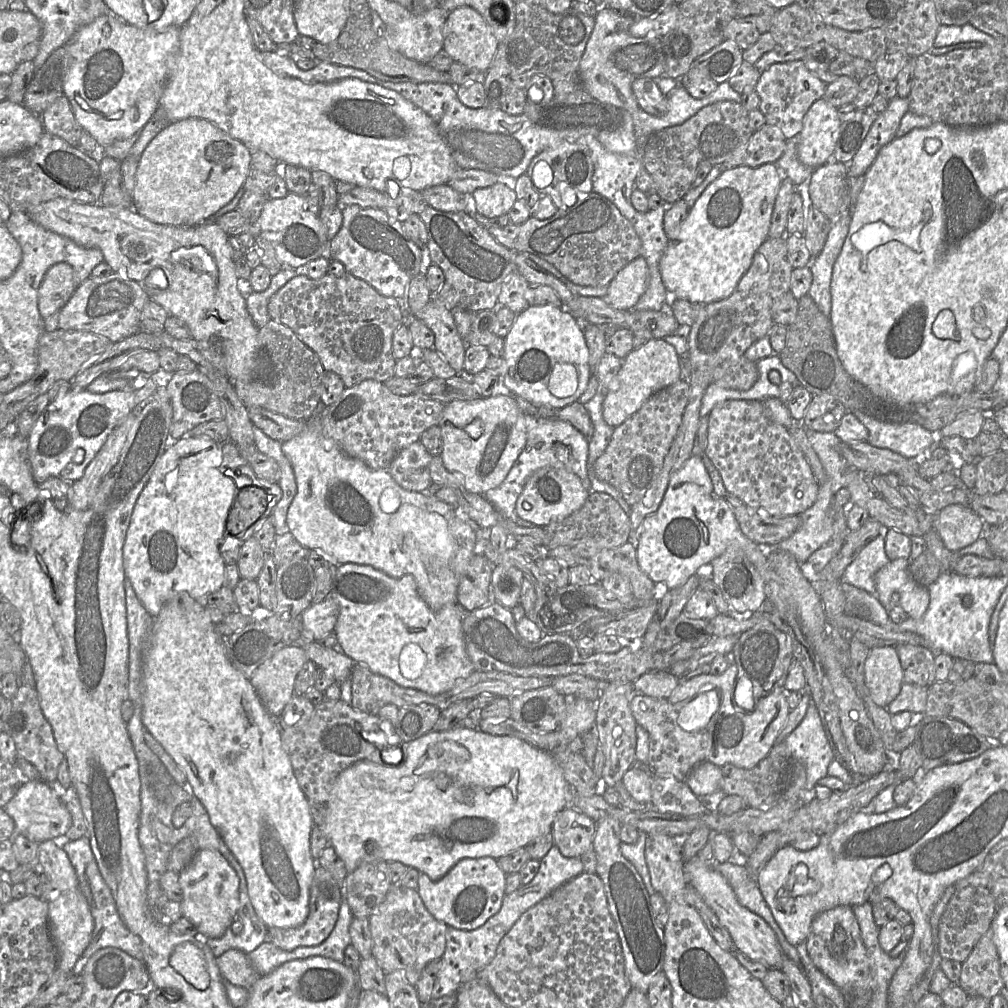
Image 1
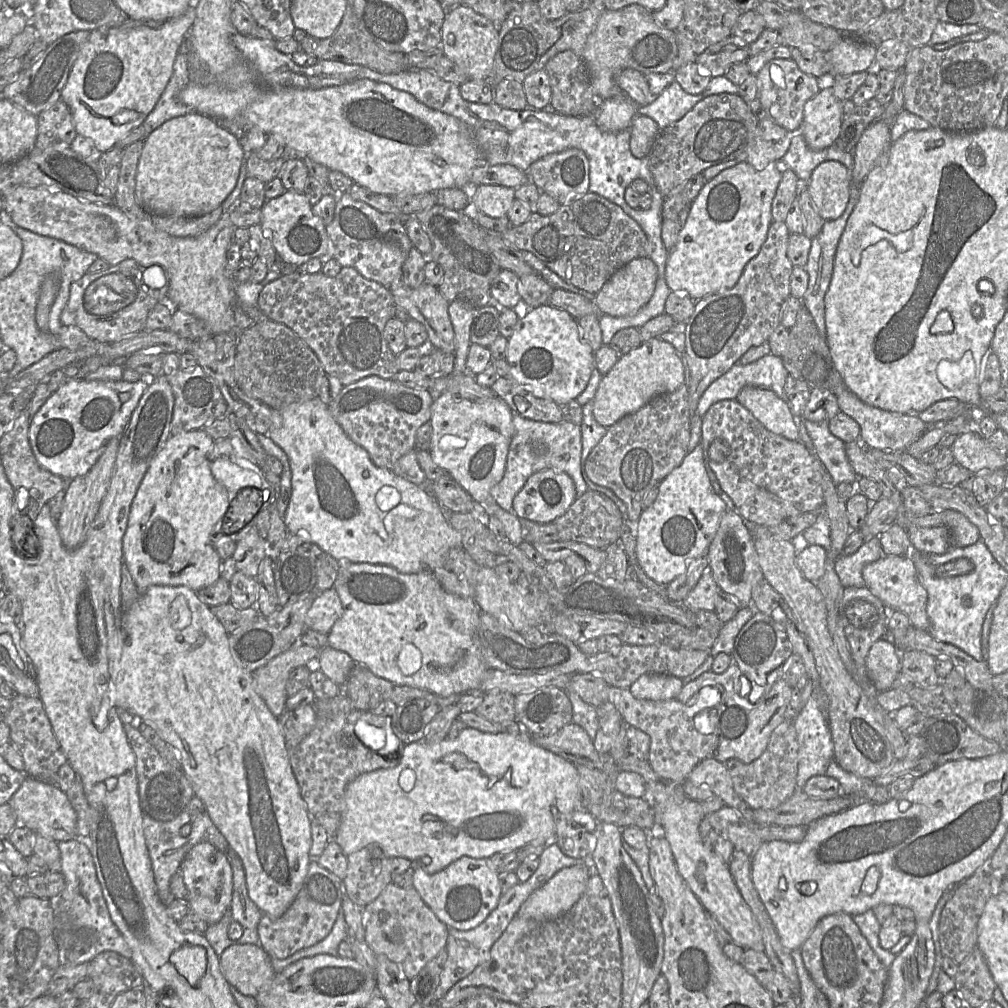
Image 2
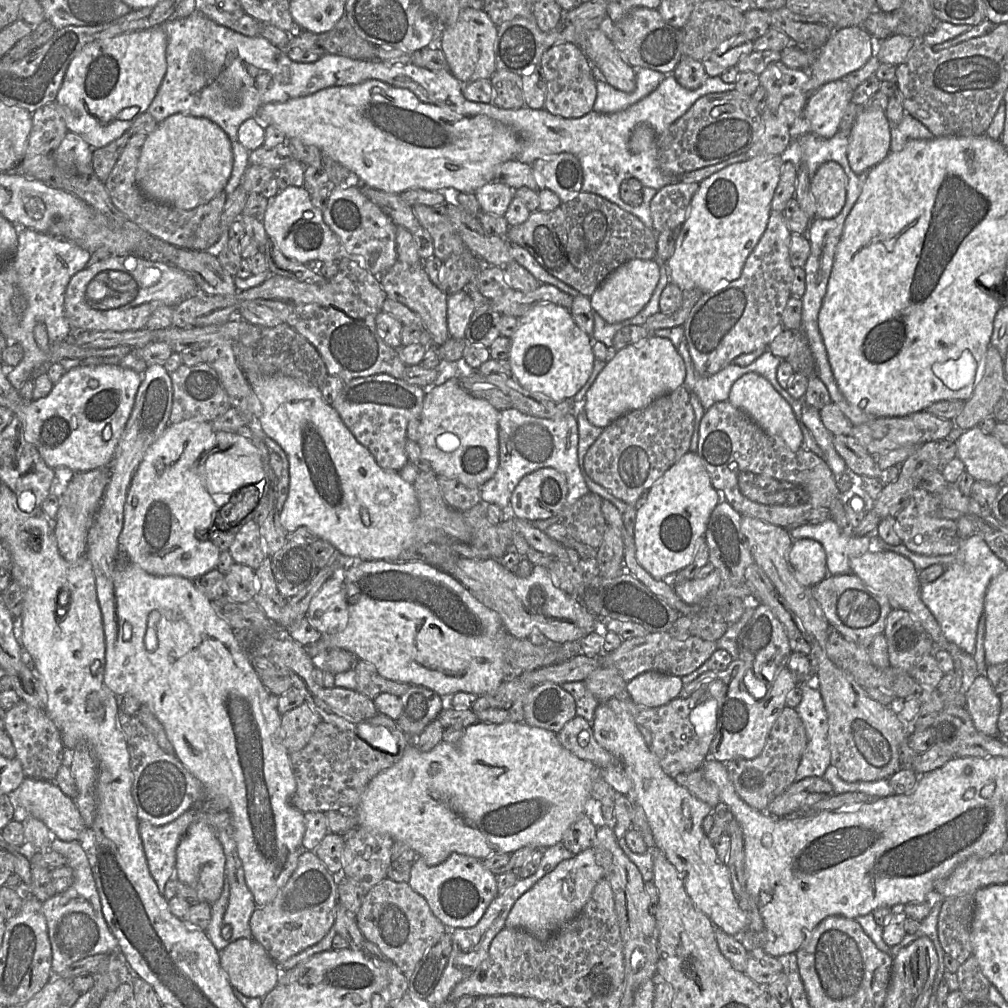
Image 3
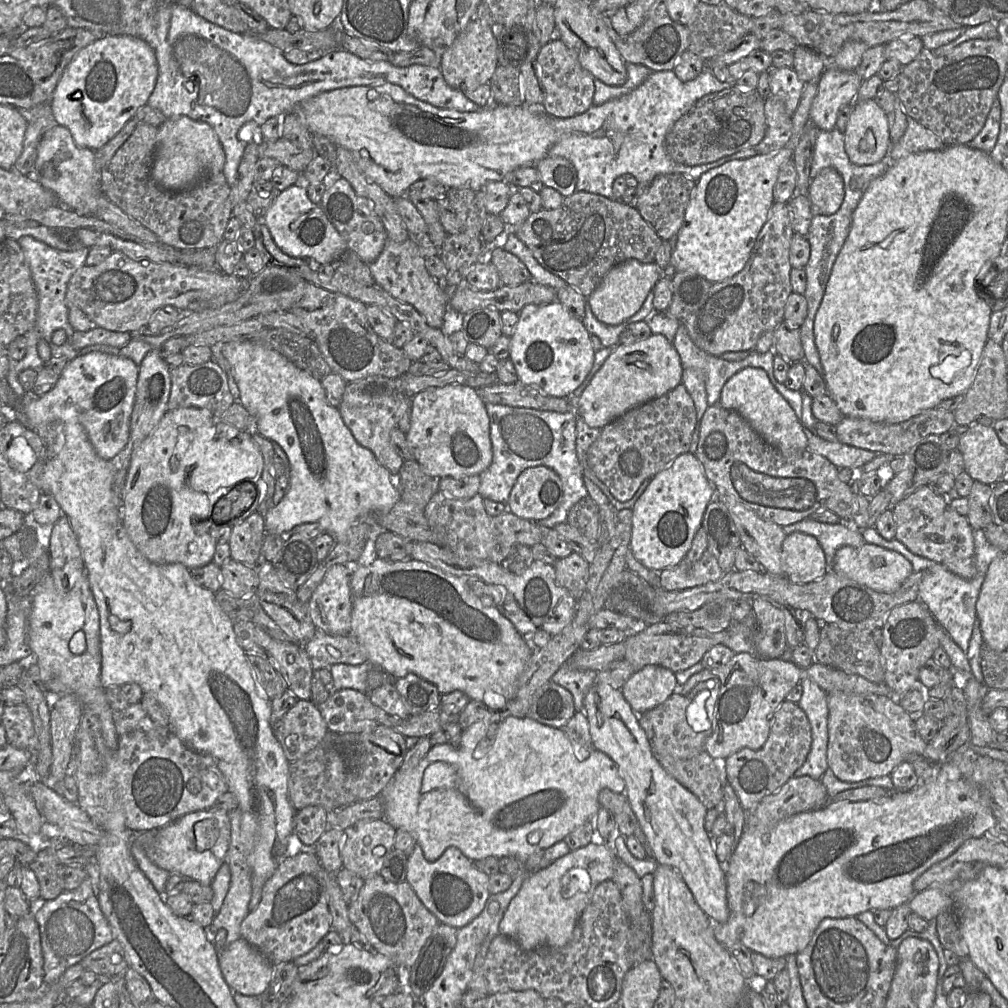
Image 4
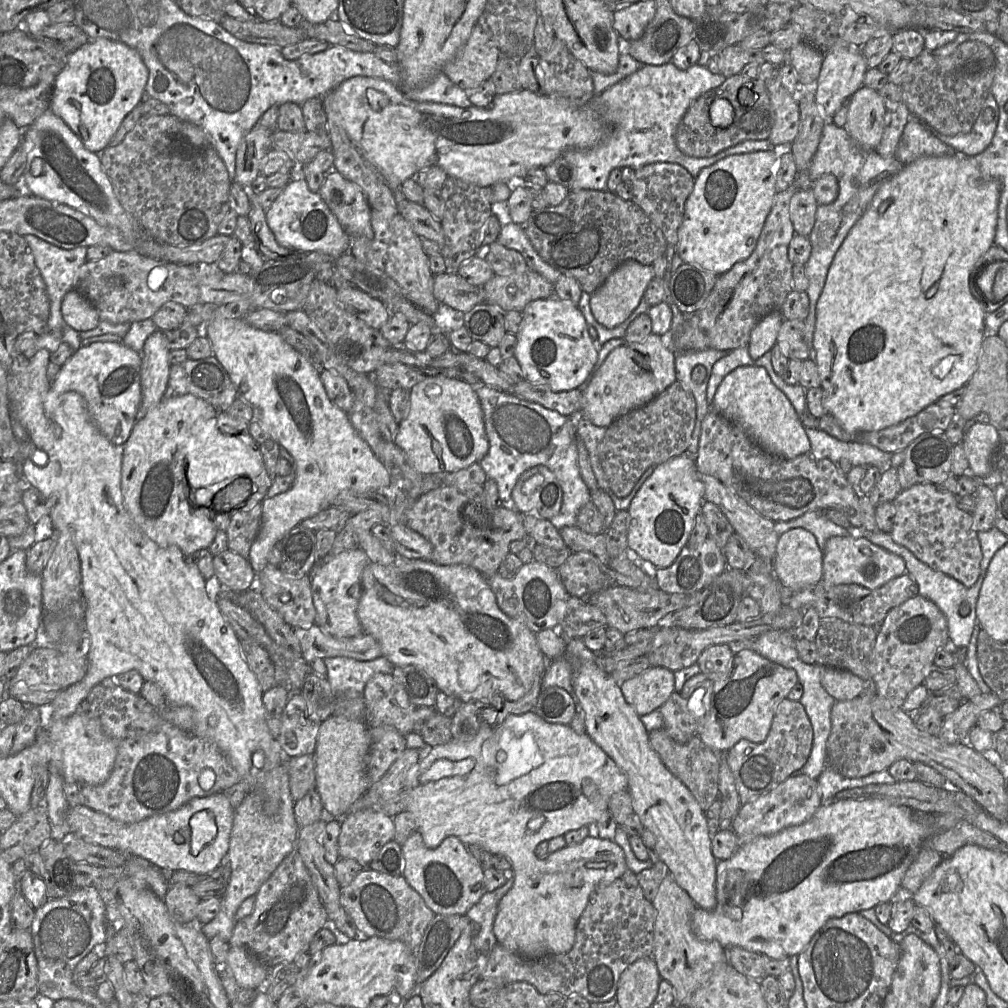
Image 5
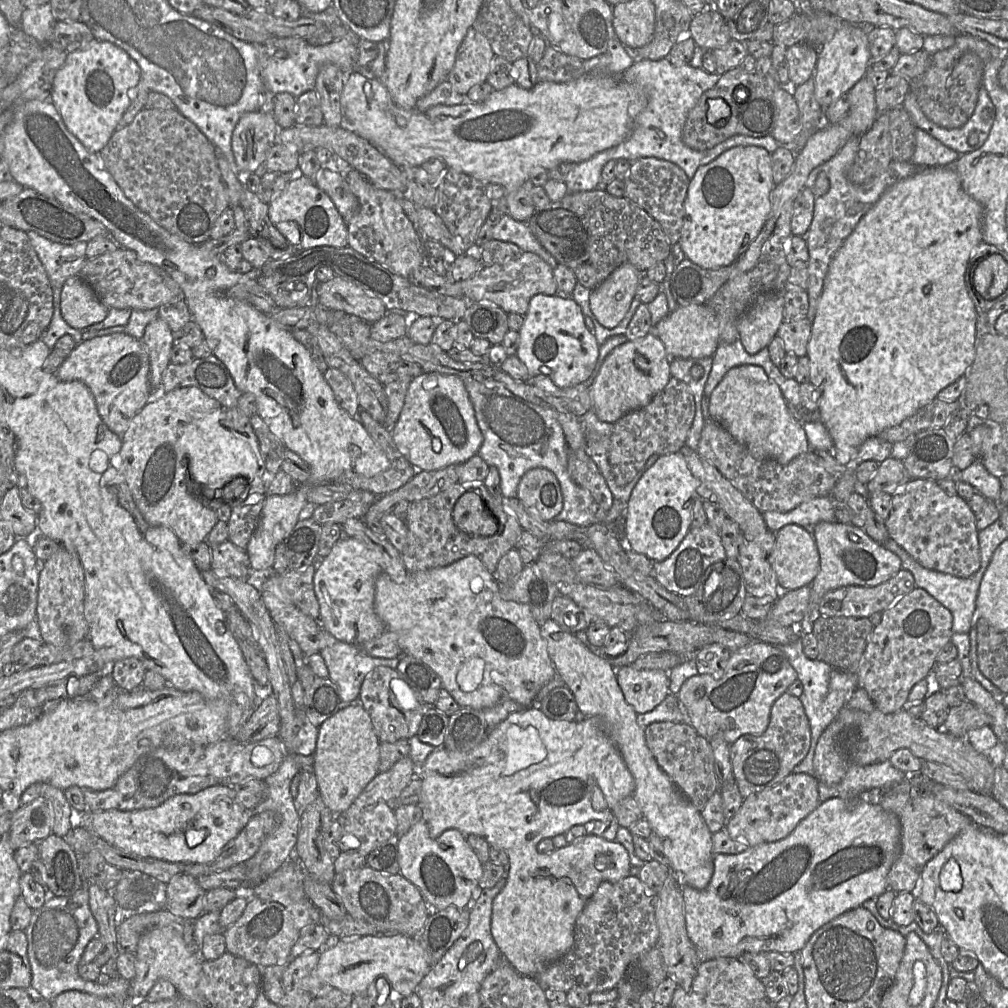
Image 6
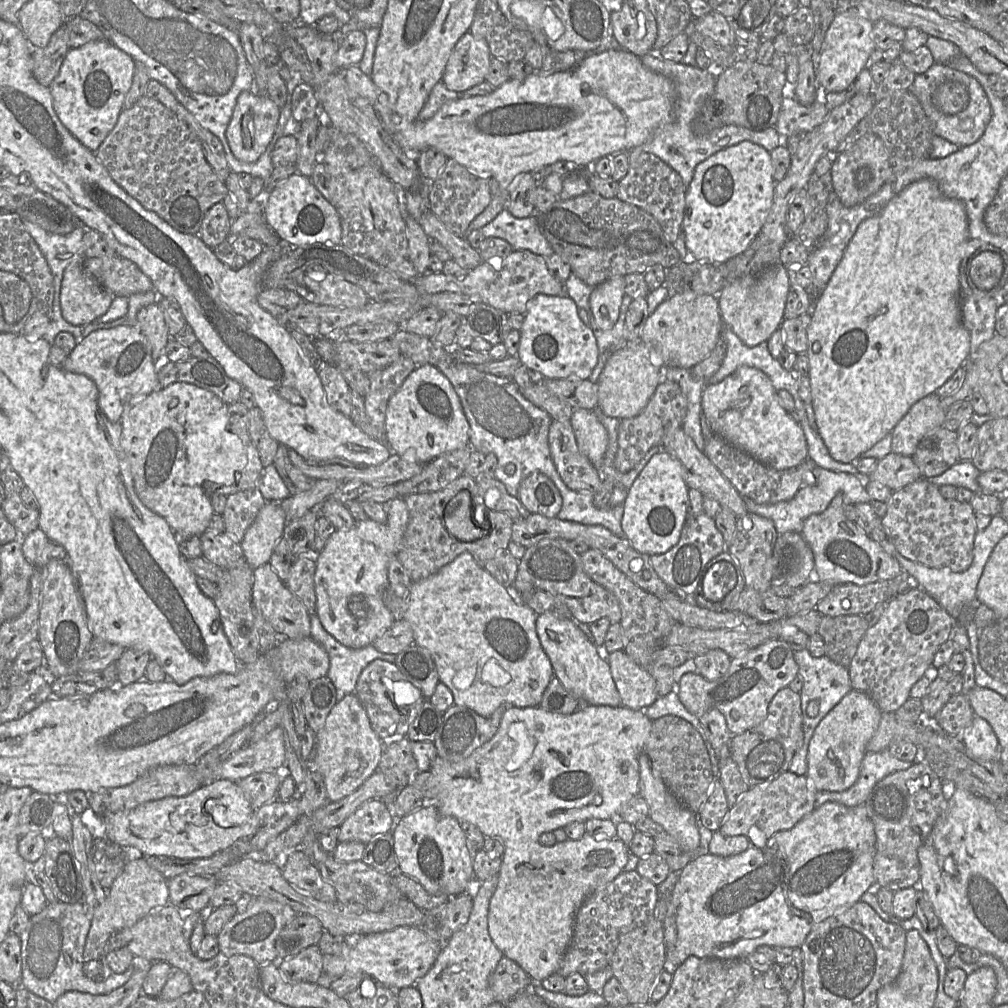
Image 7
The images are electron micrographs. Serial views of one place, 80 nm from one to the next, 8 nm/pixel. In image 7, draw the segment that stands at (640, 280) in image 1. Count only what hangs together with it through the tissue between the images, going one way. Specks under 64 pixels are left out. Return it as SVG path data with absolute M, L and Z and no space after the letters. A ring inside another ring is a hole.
M621 275L612 276L592 289L590 311L601 330L610 330L615 325L624 294L625 281Z

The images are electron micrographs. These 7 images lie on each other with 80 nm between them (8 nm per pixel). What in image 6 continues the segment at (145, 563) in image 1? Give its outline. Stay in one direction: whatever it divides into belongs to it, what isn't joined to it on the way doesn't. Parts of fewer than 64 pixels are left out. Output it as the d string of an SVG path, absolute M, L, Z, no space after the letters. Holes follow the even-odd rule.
M181 387L160 394L152 391L152 399L133 417L121 438L120 457L122 473L135 506L151 526L172 530L182 544L206 541L218 519L212 508L223 501L220 491L235 477L243 477L247 488L237 504L254 494L265 495L268 472L262 458L258 440L250 424L250 417L237 406L223 408L221 404L196 387Z

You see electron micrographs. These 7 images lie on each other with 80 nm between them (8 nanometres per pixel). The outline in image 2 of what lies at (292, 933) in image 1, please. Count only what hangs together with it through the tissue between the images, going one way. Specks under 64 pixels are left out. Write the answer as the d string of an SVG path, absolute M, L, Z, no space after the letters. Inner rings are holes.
M312 859L299 892L285 913L278 918L262 915L258 924L258 944L270 958L278 959L317 944L330 933L340 912L341 901L342 881Z

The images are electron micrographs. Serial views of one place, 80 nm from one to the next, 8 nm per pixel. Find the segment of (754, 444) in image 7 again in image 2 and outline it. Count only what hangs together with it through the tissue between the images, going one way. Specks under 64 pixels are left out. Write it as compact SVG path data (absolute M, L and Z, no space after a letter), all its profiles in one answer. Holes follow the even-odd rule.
M744 387L736 401L770 432L791 441L799 440L799 430L789 405L773 391L756 387Z

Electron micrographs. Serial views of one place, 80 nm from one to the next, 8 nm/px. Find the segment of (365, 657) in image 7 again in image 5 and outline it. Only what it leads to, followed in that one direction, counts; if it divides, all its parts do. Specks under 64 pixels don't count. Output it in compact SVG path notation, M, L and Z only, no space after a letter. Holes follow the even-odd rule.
M384 656L369 661L349 657L329 657L323 659L327 667L327 680L336 696L361 696L368 680L377 673L393 674L395 665Z

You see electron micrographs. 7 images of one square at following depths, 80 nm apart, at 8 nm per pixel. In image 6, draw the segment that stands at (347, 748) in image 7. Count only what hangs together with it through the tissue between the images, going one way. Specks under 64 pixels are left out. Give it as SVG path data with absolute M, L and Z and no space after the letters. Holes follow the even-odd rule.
M359 702L346 705L320 725L313 768L319 795L334 815L344 813L377 775L379 746L369 714Z

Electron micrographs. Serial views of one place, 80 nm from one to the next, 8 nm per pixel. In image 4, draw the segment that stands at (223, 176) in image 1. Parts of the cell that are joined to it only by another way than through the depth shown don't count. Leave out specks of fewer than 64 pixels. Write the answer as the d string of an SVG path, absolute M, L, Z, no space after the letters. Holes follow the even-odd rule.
M187 116L171 117L158 127L151 177L163 190L183 191L210 174L223 172L225 161L225 153L219 138L208 123Z

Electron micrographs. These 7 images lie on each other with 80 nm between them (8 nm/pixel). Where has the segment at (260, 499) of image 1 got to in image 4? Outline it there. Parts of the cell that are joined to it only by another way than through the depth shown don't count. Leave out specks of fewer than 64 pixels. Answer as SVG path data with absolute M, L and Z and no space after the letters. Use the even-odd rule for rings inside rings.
M249 480L239 482L228 493L226 493L224 496L222 496L215 503L214 508L213 508L213 512L212 512L212 516L211 516L213 523L229 525L229 526L233 527L233 526L243 522L250 514L255 512L255 511L250 512L250 507L254 503L256 497L257 497L257 488L256 488L255 484L253 484Z

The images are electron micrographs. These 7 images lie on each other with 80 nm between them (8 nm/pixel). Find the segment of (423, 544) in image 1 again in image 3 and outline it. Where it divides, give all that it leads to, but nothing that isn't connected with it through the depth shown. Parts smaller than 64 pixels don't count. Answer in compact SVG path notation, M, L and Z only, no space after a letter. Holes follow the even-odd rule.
M273 375L252 383L251 388L262 405L262 414L259 420L264 433L280 445L289 460L289 494L279 517L282 527L287 532L290 533L301 526L305 526L317 538L330 542L339 553L351 561L400 561L399 559L401 558L403 552L419 543L417 539L417 527L415 527L415 521L419 516L420 508L413 484L404 481L399 473L393 470L383 469L377 464L371 452L365 446L360 444L350 432L335 408L325 402L319 387L305 384L289 376Z

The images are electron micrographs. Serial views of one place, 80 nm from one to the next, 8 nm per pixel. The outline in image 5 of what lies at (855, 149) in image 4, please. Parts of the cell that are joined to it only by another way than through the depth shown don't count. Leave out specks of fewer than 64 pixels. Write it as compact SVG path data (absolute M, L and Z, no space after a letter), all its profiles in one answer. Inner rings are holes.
M862 85L850 97L844 128L860 147L874 150L883 135L886 111L878 92Z

